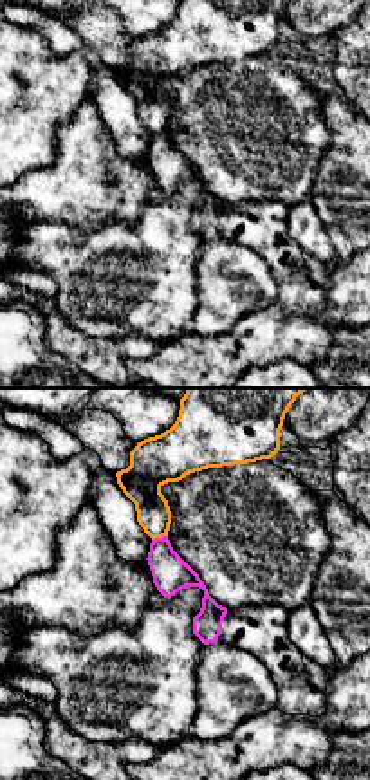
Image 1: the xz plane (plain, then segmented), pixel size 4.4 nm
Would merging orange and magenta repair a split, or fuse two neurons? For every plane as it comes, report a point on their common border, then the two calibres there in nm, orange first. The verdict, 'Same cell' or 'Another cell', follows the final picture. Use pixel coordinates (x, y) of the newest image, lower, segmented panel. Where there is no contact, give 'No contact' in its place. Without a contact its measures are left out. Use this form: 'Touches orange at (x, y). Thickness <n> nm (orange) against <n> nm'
Touches orange at (159, 537). Thickness 170 nm (orange) against 160 nm

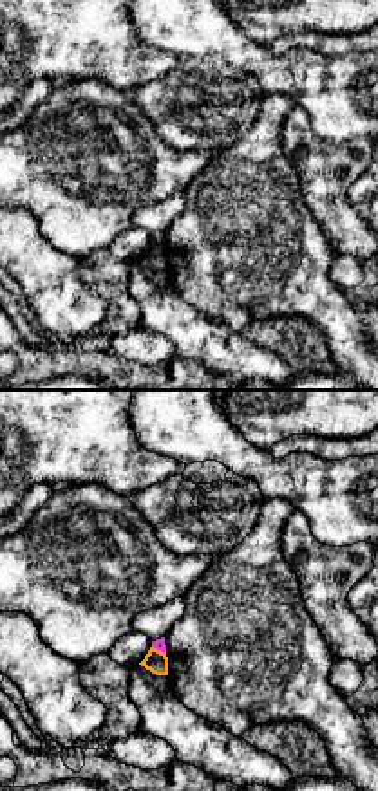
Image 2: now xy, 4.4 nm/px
Touches orange at (160, 651). Thickness 100 nm (orange) against 50 nm

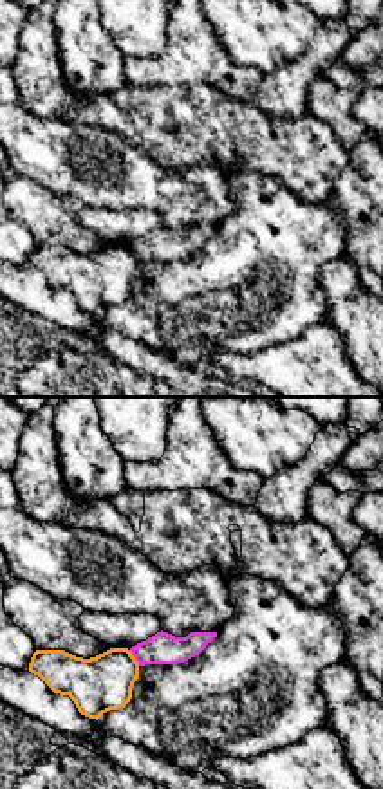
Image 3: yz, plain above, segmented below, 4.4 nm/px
Touches orange at (134, 658). Thickness 260 nm (orange) against 140 nm

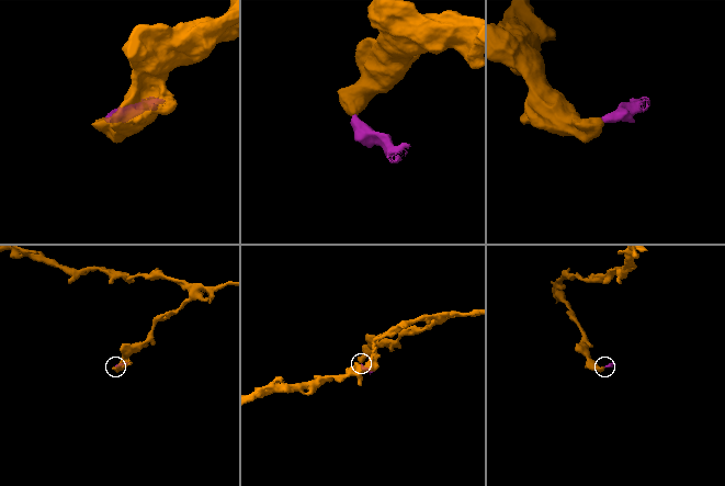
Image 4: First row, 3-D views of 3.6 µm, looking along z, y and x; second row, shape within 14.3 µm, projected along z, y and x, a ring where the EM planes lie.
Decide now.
Another cell

